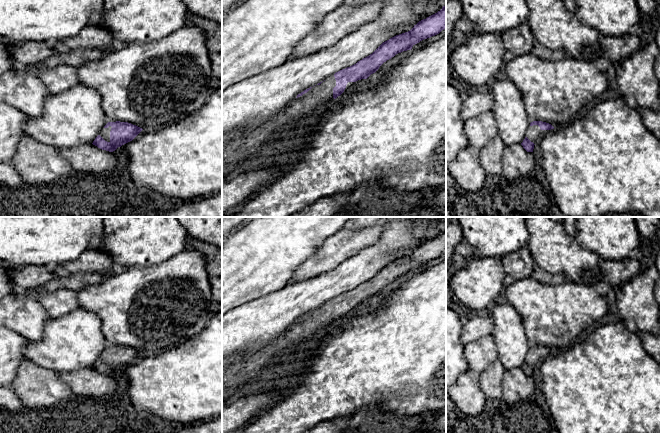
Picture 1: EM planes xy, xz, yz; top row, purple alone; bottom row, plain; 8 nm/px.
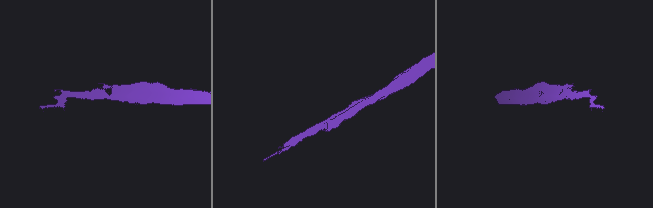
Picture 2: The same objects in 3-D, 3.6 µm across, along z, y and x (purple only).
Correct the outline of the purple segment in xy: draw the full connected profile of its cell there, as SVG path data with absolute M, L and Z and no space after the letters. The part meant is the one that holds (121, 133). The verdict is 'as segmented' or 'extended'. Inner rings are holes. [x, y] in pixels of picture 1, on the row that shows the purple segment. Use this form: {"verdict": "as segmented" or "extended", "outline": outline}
{"verdict": "extended", "outline": "M108 122L93 141L93 145L109 152L132 141L143 129L128 122Z"}

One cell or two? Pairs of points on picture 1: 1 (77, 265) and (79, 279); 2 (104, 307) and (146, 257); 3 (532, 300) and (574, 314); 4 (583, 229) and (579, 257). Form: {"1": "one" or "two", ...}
{"1": "two", "2": "two", "3": "one", "4": "two"}

